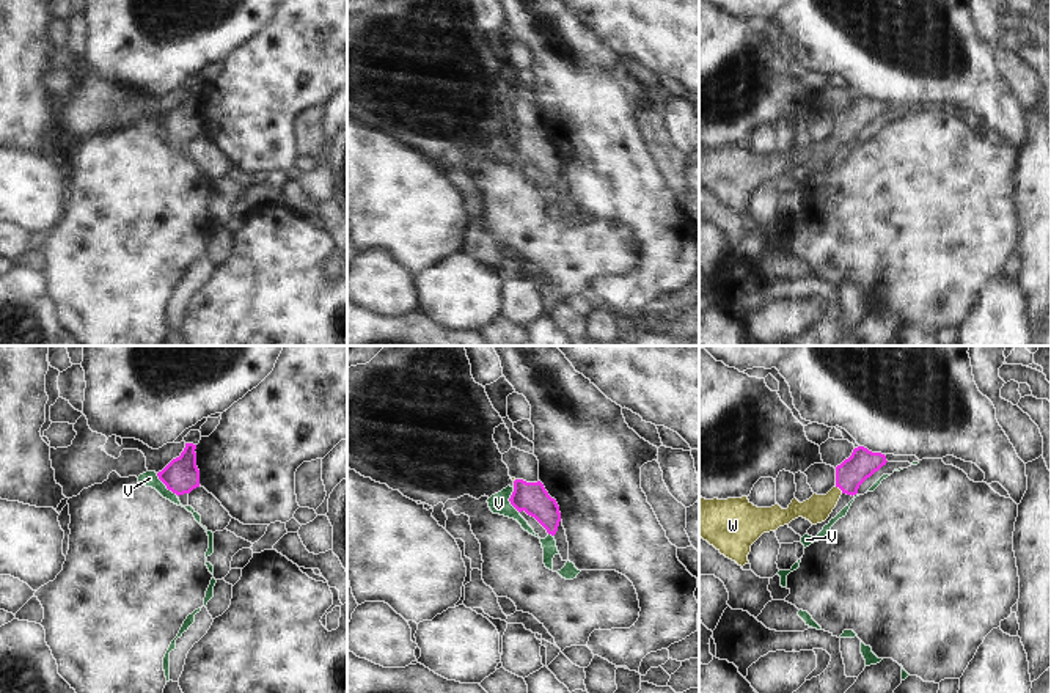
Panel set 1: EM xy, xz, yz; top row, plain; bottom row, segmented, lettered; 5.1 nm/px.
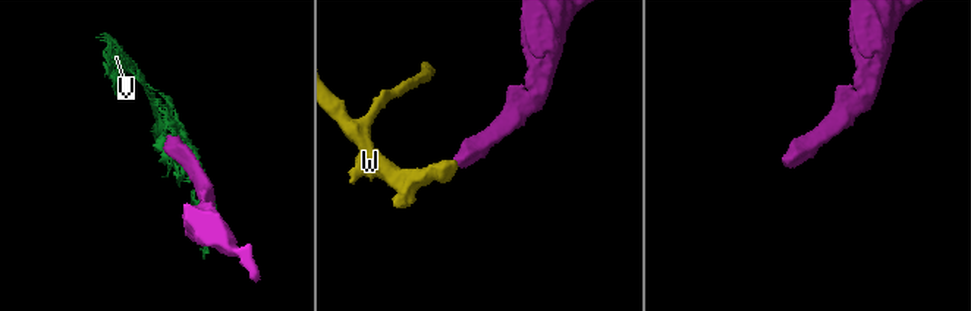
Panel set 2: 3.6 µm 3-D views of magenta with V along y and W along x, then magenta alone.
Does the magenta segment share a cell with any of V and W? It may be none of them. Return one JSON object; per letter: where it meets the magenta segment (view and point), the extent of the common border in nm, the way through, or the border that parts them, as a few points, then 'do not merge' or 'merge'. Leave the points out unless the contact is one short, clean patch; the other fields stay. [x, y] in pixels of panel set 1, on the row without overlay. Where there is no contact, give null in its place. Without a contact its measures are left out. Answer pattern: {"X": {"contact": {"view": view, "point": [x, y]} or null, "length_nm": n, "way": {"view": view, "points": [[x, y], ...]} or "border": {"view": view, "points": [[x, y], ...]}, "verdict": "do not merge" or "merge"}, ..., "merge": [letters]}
{"V": {"contact": {"view": "xy", "point": [165, 132]}, "length_nm": 170, "border": {"view": "xy", "points": [[156, 121], [178, 143]]}, "verdict": "do not merge"}, "W": {"contact": {"view": "yz", "point": [839, 135]}, "length_nm": 60, "way": {"view": "yz", "points": [[861, 112], [839, 135], [816, 157]]}, "verdict": "merge"}, "merge": ["W"]}

